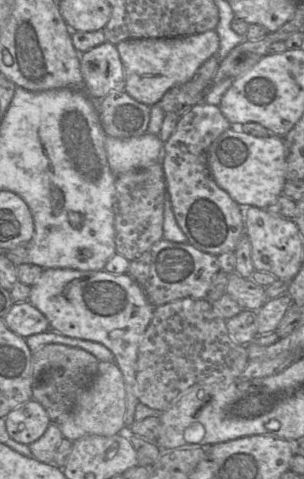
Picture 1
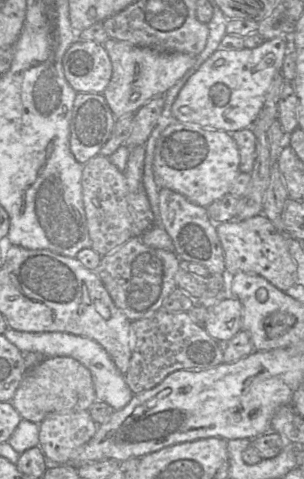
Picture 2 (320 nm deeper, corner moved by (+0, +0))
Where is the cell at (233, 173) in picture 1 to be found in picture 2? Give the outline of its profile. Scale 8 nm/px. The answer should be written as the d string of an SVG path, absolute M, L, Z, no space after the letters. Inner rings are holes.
M174 122L159 135L153 159L154 179L158 188L168 188L189 201L207 207L229 193L240 172L240 155L231 134L194 123Z

